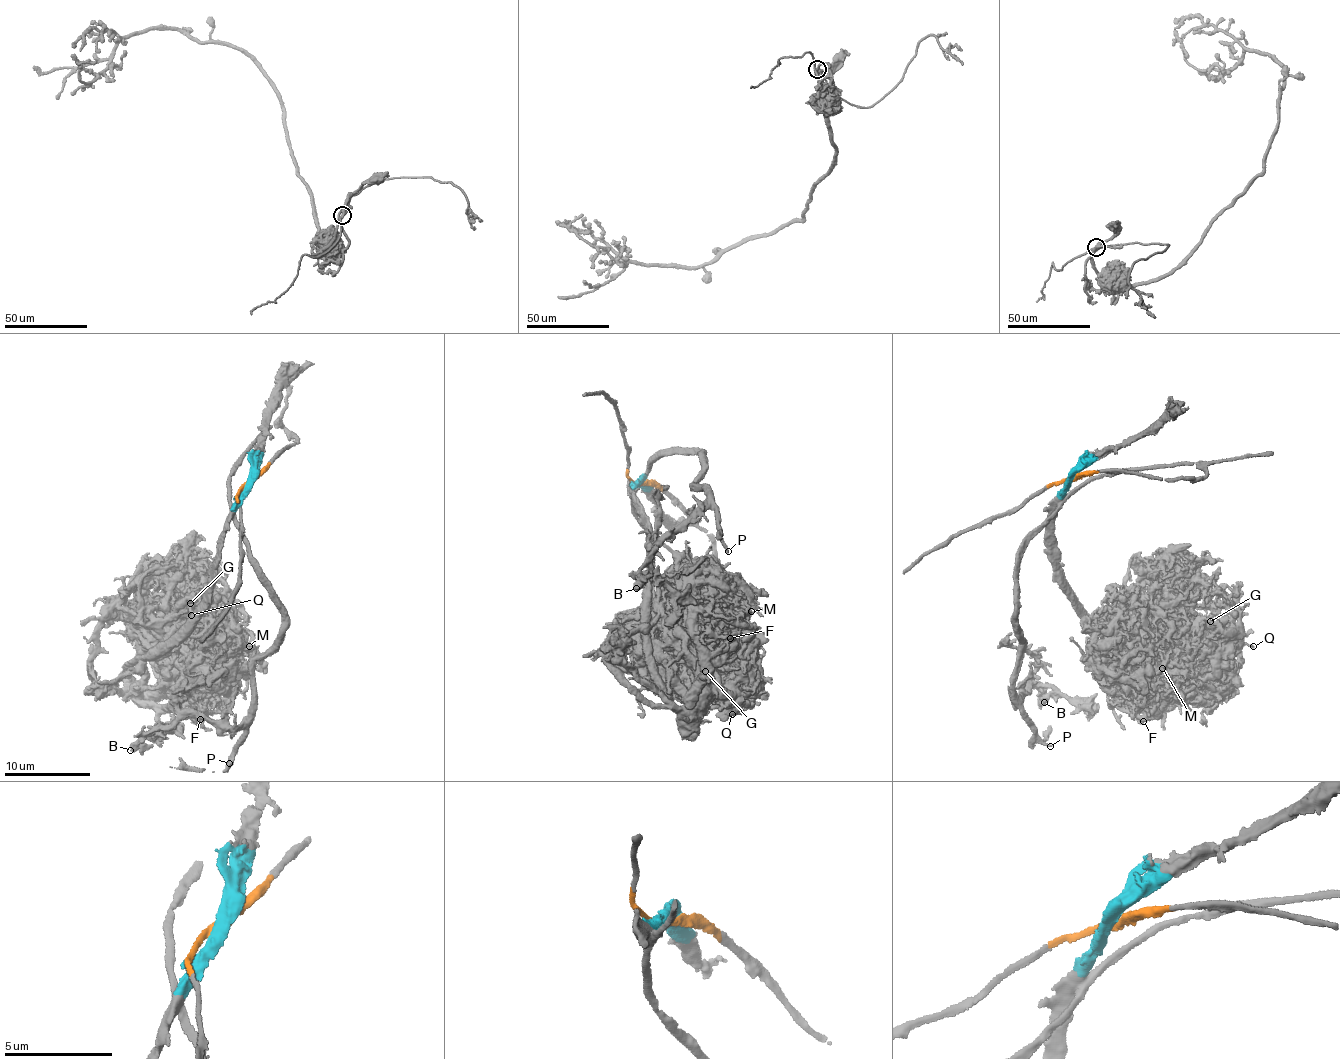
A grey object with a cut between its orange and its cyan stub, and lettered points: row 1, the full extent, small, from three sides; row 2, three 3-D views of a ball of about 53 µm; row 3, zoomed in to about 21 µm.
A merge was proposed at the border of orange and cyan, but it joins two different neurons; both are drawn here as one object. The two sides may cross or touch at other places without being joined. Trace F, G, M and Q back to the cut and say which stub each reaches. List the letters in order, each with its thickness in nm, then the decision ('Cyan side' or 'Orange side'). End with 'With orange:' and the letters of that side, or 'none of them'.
F: Thickness 170 nm. Cyan side
G: Thickness 200 nm. Cyan side
M: Thickness 130 nm. Cyan side
Q: Thickness 140 nm. Cyan side
With orange: none of them

